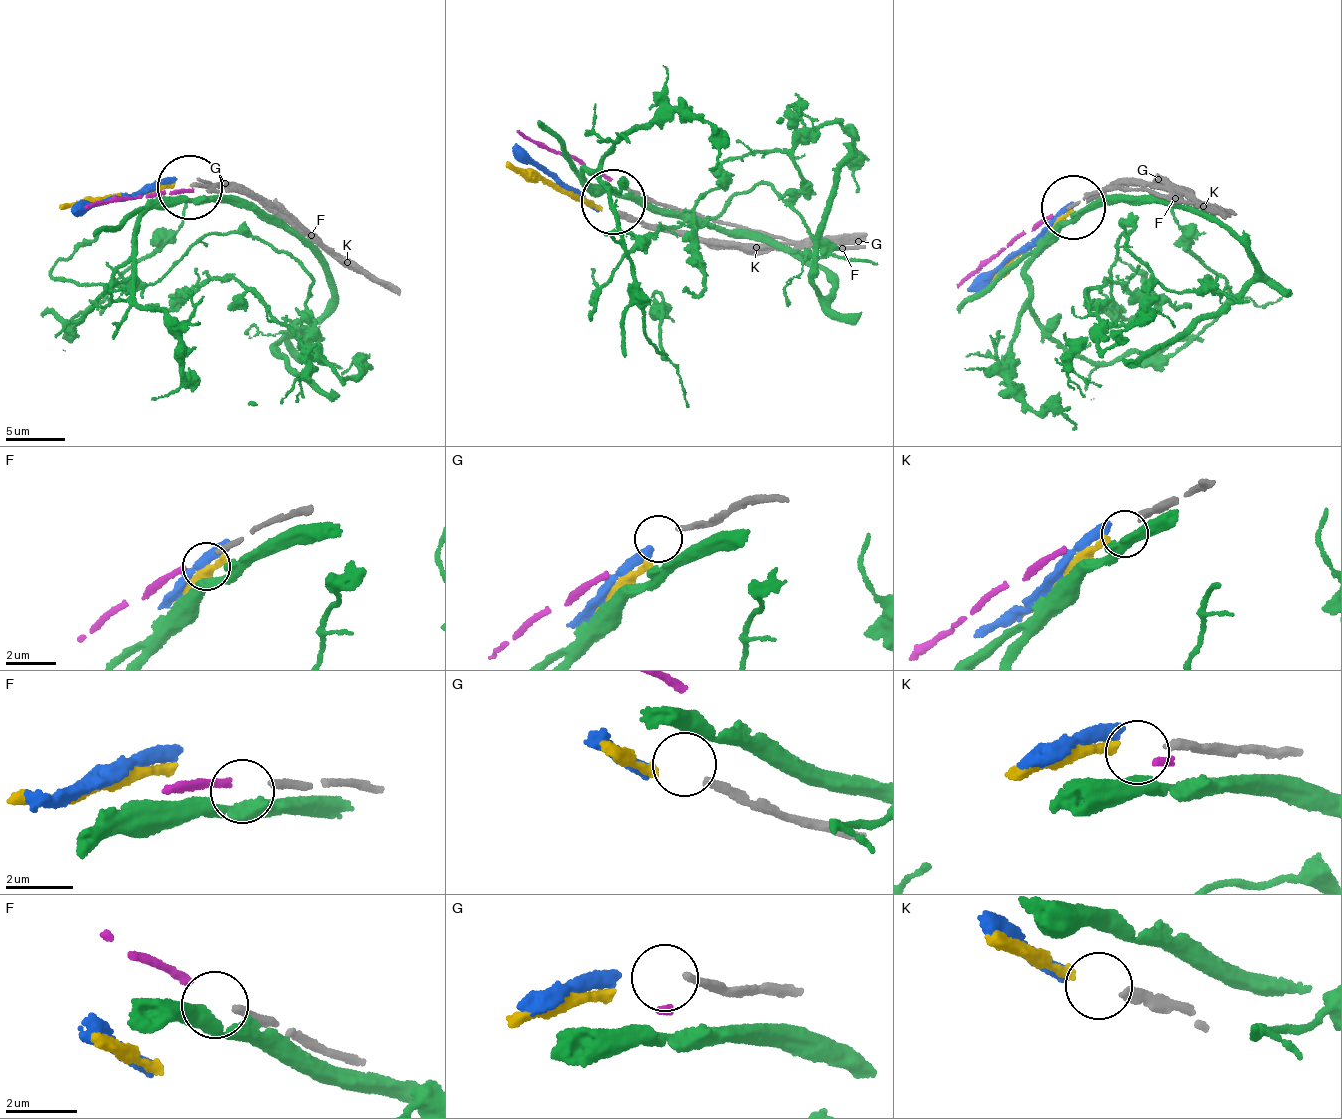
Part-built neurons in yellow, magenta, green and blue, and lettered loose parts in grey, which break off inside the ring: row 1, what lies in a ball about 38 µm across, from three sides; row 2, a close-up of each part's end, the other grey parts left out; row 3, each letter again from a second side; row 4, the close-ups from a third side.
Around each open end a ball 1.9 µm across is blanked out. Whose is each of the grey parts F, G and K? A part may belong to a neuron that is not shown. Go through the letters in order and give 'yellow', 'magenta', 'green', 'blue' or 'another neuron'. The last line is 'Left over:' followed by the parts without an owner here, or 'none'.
F: magenta
G: another neuron
K: yellow
Left over: G

